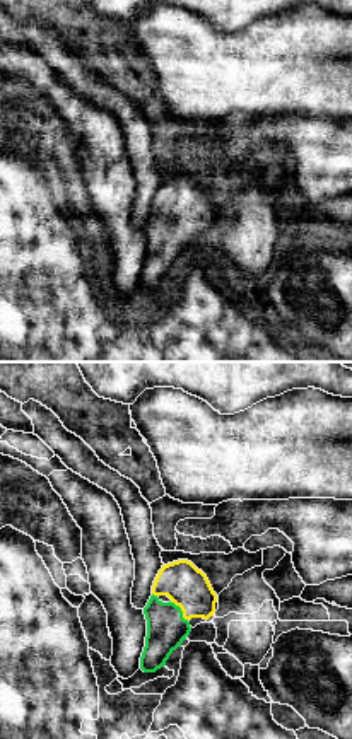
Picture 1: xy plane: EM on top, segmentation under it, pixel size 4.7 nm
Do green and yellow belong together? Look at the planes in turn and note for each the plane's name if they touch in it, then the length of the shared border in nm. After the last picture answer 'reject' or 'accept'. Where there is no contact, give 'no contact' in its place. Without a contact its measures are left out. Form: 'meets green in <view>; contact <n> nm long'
meets green in xy; contact 130 nm long

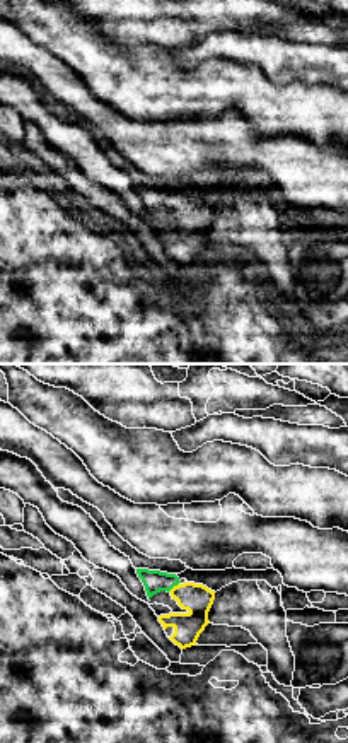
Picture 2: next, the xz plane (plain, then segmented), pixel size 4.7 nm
meets green in xz; contact 80 nm long

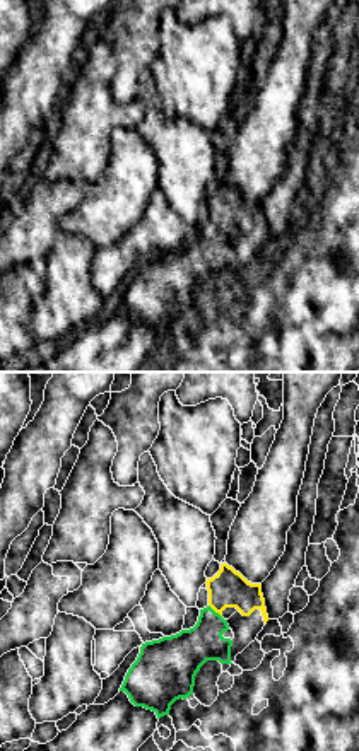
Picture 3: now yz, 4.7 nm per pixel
meets green in yz; contact 90 nm long

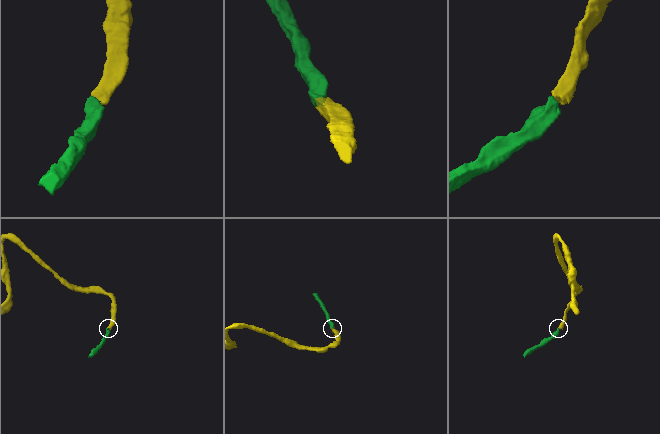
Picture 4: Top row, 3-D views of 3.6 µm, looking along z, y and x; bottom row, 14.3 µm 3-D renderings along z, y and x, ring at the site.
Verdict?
accept

